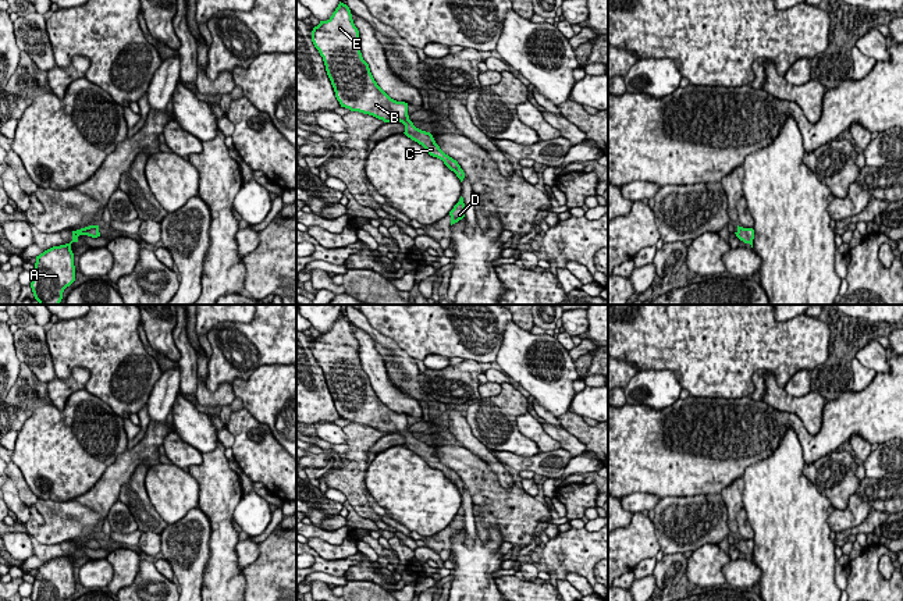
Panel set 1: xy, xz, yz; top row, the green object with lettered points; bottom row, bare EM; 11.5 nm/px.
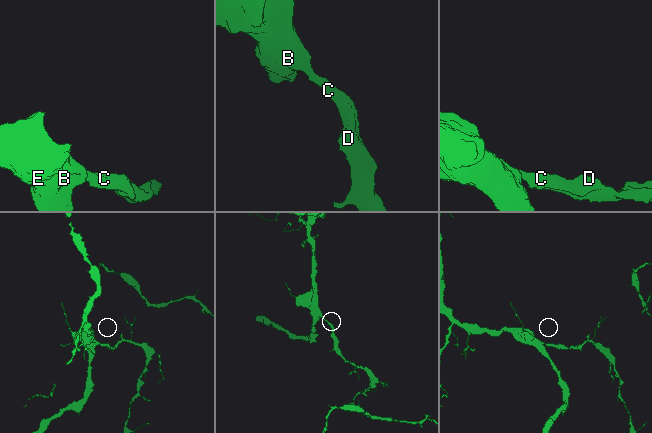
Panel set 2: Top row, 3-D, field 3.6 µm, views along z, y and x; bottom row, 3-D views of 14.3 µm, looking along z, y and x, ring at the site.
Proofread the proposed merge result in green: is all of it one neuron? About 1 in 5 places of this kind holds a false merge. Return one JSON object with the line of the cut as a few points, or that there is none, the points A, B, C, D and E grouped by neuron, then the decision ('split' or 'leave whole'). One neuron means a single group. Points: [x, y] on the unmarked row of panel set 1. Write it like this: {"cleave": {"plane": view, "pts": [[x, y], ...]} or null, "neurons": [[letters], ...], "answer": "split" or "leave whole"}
{"cleave": null, "neurons": [["A", "B", "C", "D", "E"]], "answer": "leave whole"}

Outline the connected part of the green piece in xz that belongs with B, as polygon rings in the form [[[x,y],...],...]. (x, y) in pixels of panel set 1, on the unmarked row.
[[[339,313],[333,327],[313,339],[312,353],[323,369],[341,419],[384,434],[402,434],[408,449],[422,456],[430,467],[442,472],[461,494],[463,492],[465,484],[458,473],[440,460],[430,444],[416,440],[409,431],[408,415],[391,410],[374,392],[362,369],[359,342],[346,316]]]

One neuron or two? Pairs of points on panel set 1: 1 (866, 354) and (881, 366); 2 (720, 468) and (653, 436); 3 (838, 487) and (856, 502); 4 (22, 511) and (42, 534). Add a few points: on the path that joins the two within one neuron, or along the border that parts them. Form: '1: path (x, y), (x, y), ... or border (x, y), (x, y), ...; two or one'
1: path (870, 356), (877, 362); one
2: path (703, 457), (693, 457), (686, 451), (669, 451); one
3: border (854, 493), (845, 508), (831, 507); two
4: border (35, 507), (42, 522), (28, 521), (24, 525); two

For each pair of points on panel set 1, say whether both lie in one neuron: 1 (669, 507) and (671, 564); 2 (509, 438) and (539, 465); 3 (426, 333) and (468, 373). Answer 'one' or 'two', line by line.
1: two
2: two
3: two

